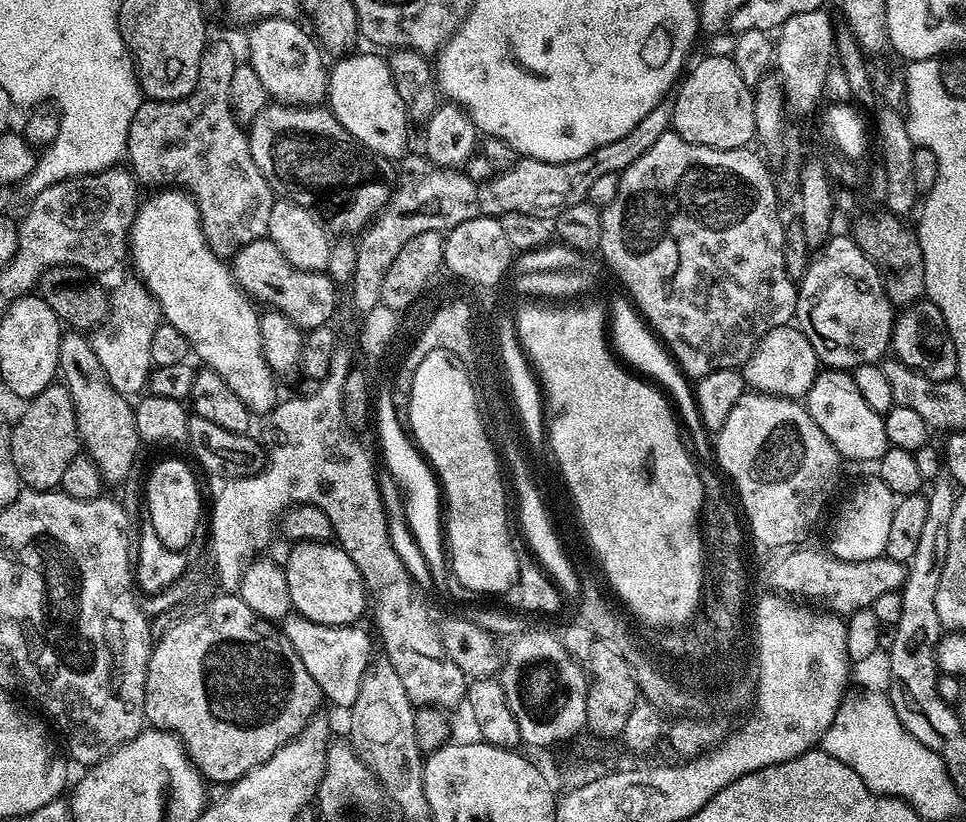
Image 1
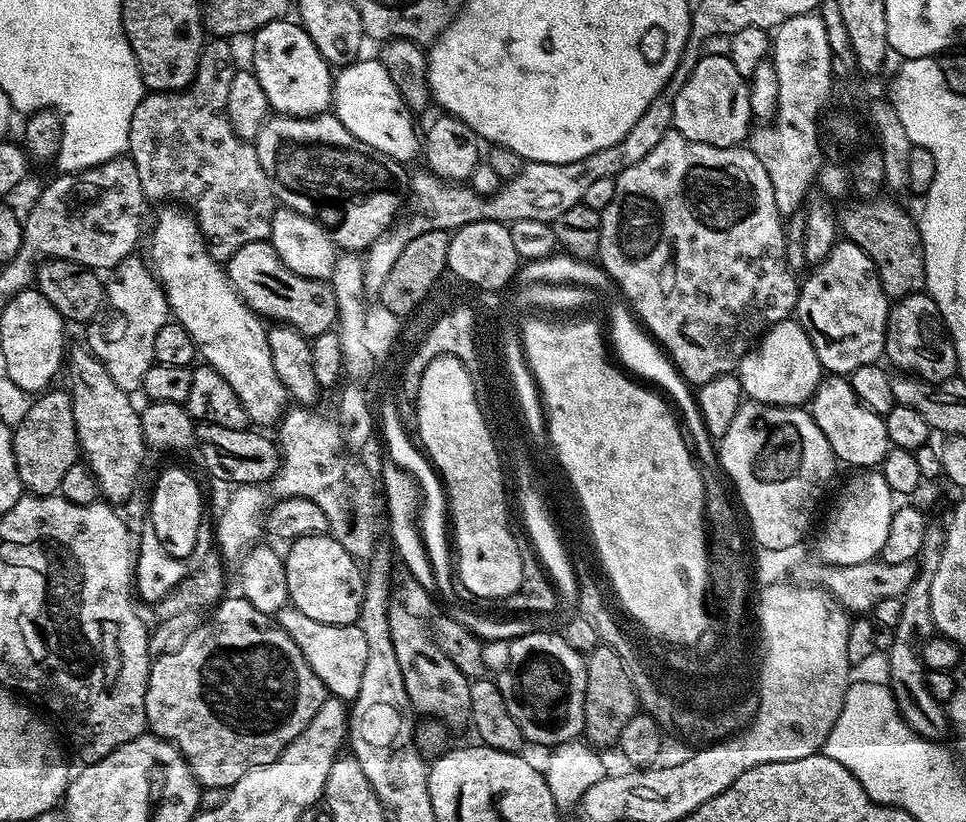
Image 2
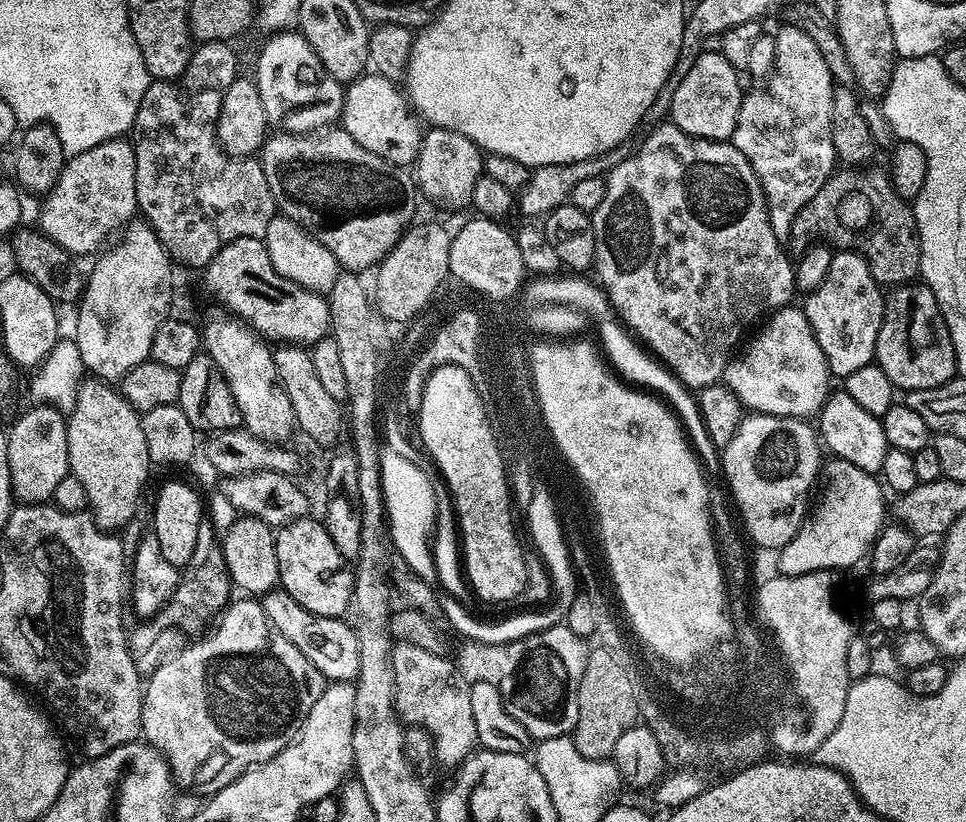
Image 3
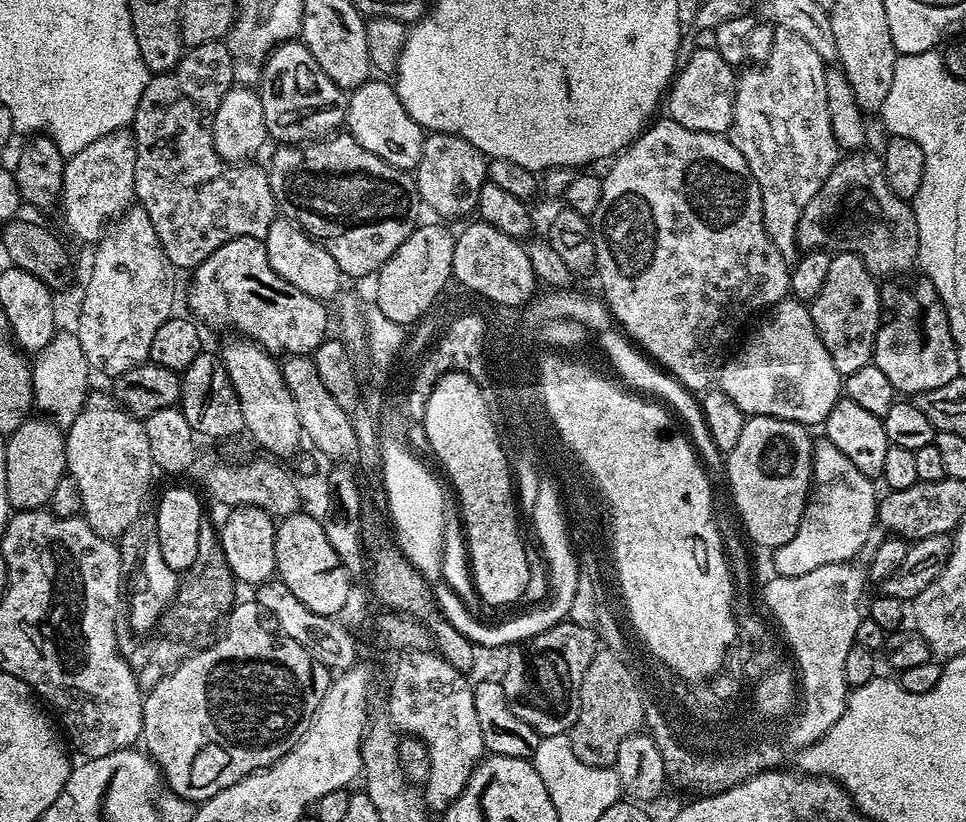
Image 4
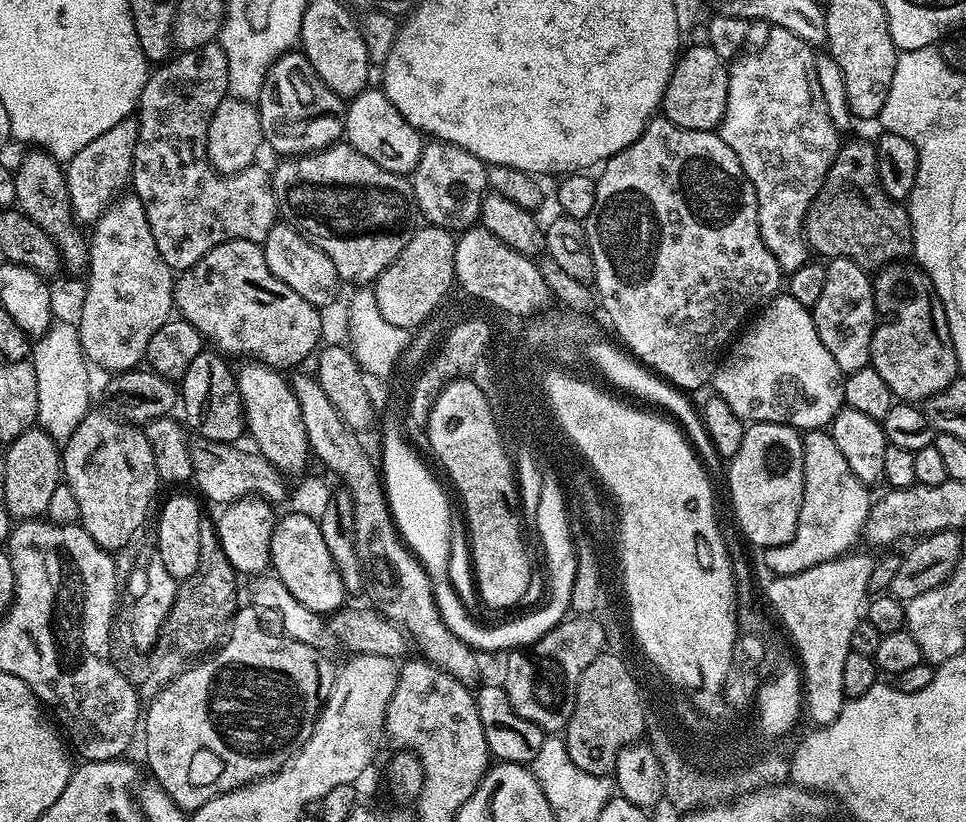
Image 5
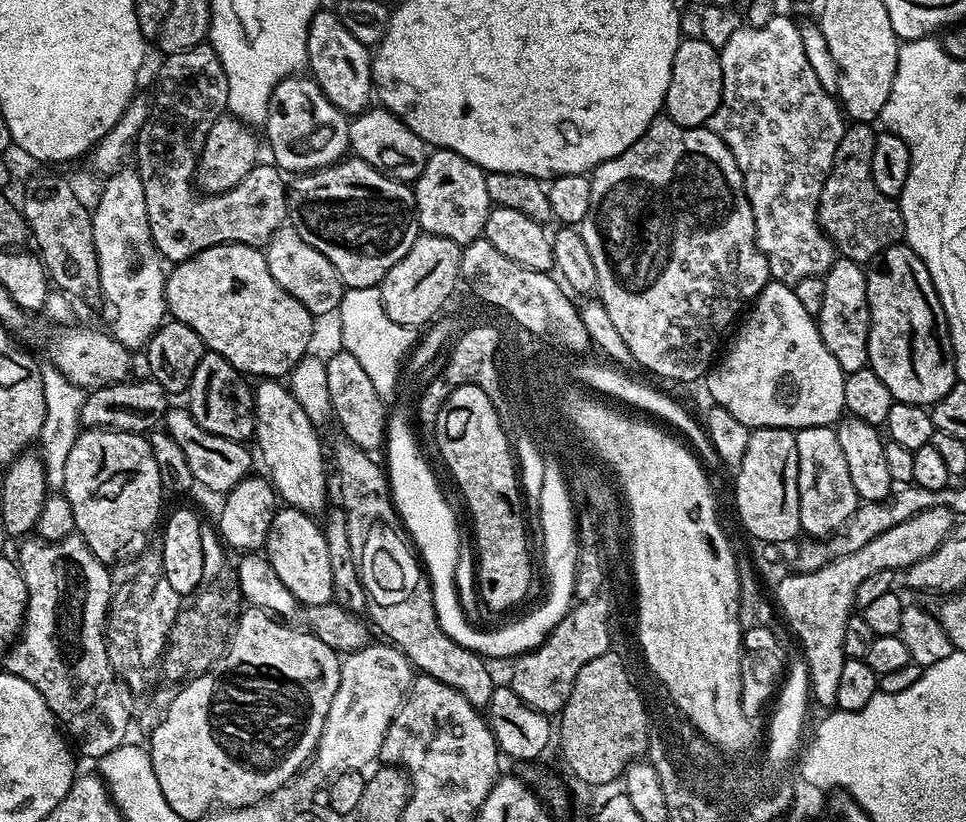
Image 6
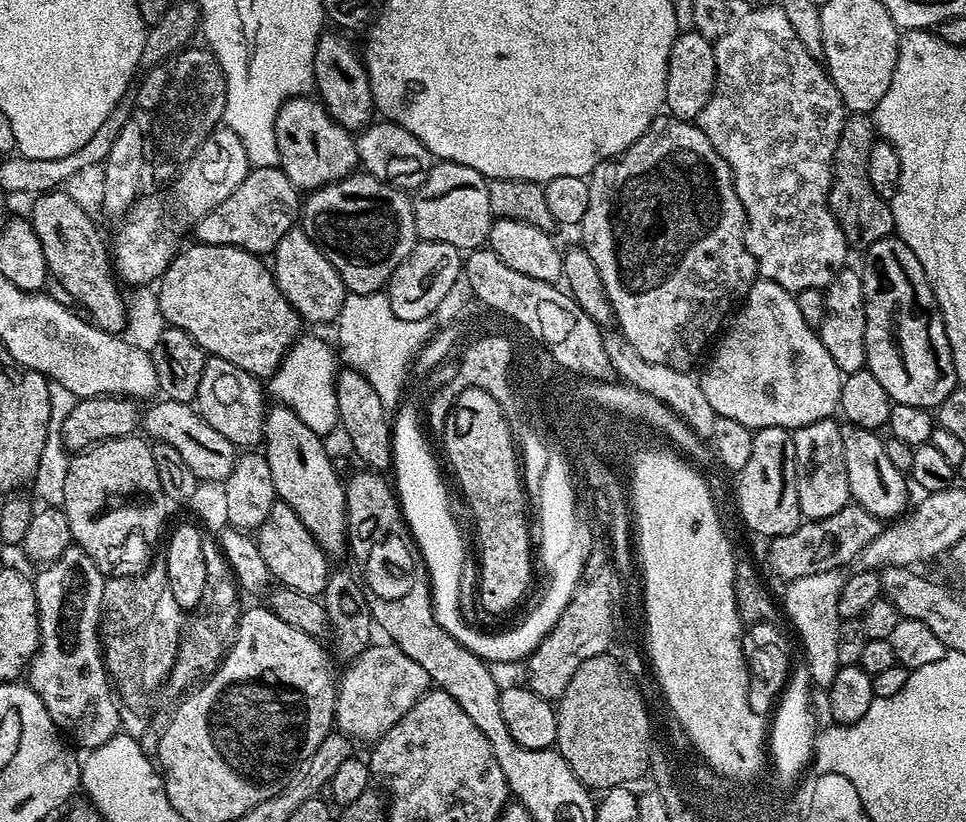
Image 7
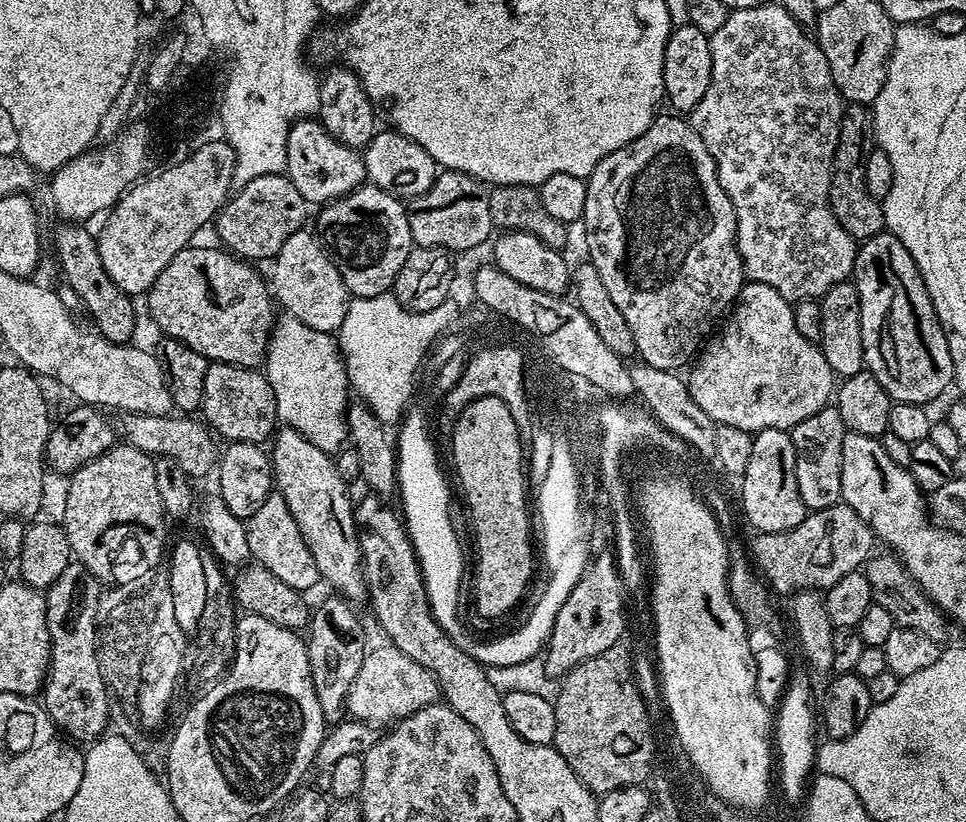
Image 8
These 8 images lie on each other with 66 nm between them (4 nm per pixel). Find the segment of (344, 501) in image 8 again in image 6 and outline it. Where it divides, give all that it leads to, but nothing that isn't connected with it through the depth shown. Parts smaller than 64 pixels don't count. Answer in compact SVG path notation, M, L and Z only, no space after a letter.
M264 378L255 385L256 435L254 444L260 447L260 456L264 459L265 466L268 467L268 472L266 471L267 479L272 481L277 497L297 512L316 514L315 512L321 511L320 513L323 513L325 511L324 503L328 500L328 472L324 469L326 448L324 452L323 446L320 445L320 436L316 433L319 432L317 425L312 423L312 419L308 417L306 410L302 410L298 398L294 398L291 387L284 385L283 388L280 384L283 383L279 379Z

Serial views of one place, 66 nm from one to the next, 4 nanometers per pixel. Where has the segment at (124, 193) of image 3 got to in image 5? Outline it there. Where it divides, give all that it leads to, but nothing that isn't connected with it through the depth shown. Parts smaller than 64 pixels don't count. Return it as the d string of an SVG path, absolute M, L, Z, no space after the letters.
M135 115L127 116L122 122L118 122L118 126L110 126L106 134L98 134L98 138L90 142L90 146L82 146L82 150L78 150L78 154L67 161L66 175L72 211L76 213L77 221L81 225L91 225L108 209L117 195L125 191L132 174L139 125L140 121Z

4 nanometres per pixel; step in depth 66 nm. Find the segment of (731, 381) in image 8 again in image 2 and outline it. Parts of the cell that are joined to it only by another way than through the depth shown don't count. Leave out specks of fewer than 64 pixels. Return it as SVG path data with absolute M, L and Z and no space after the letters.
M794 318L778 322L768 329L734 369L734 375L740 380L744 395L749 401L776 404L779 408L799 408L807 405L823 374L817 352L806 330L802 330L802 326Z

